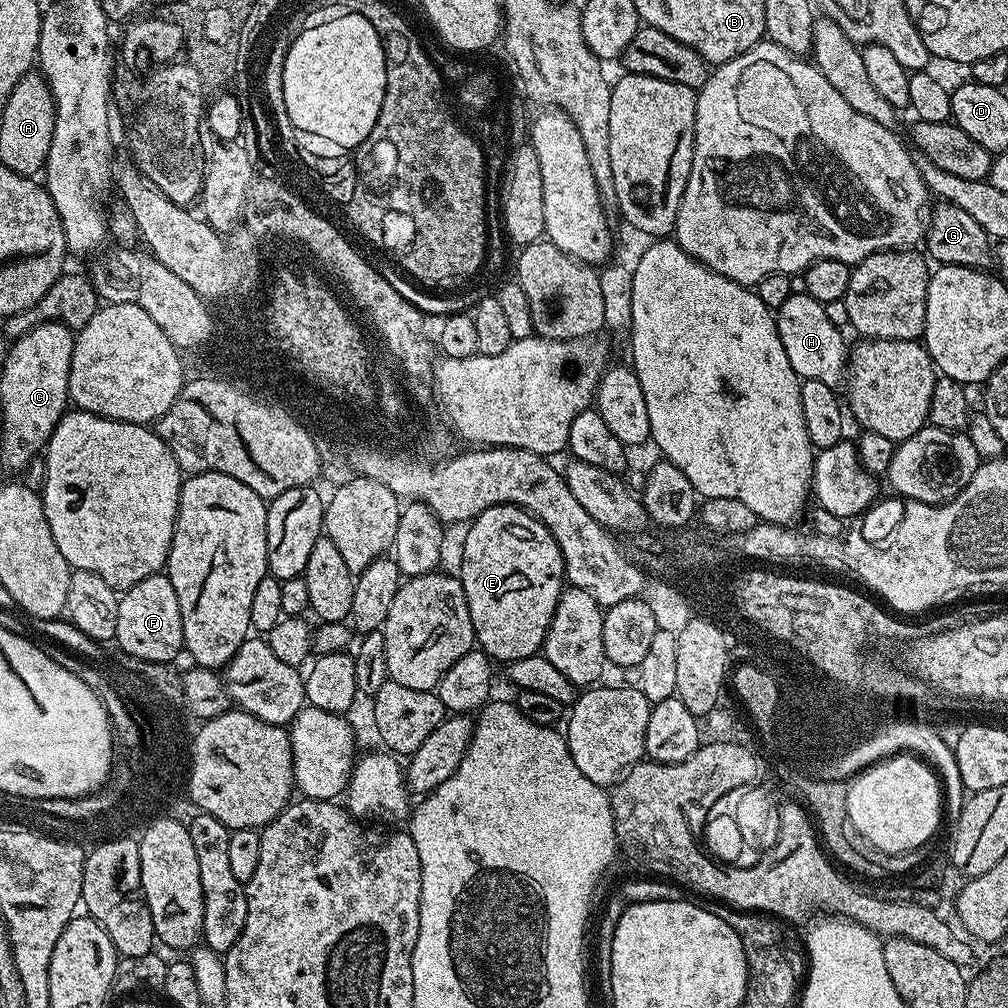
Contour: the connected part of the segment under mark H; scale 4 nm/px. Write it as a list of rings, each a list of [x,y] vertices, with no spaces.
[[[803,290],[793,291],[782,306],[775,309],[776,336],[782,338],[782,350],[786,350],[786,358],[790,358],[790,366],[794,366],[797,377],[801,381],[821,380],[836,386],[845,379],[848,362],[849,345],[844,345],[845,333],[826,318],[823,304],[819,304],[813,296]]]

